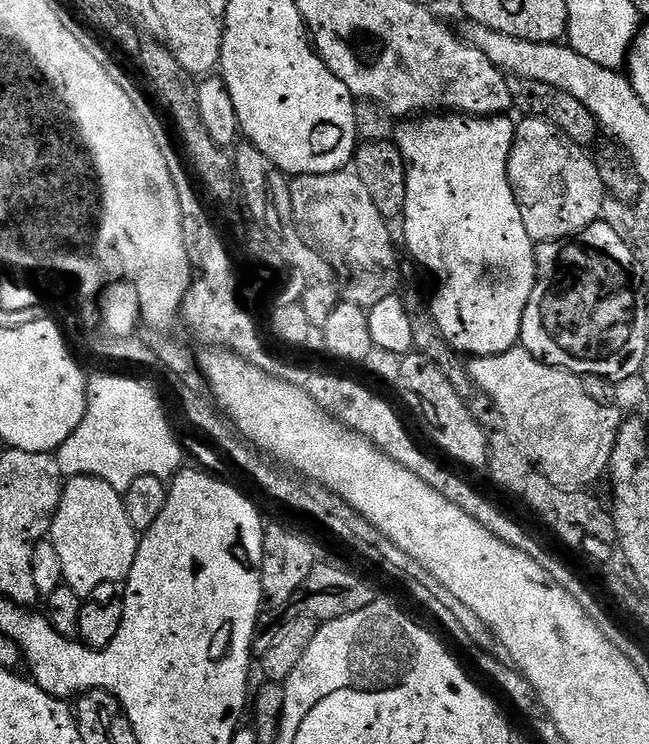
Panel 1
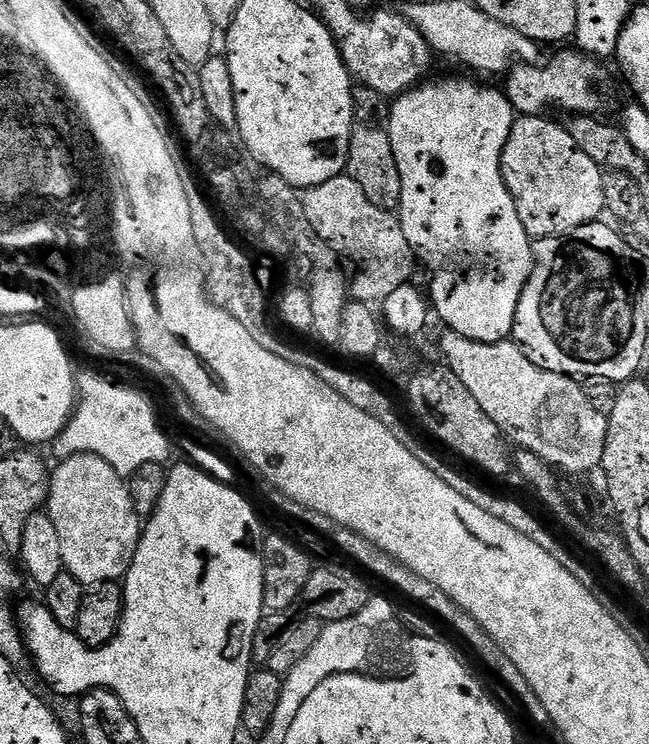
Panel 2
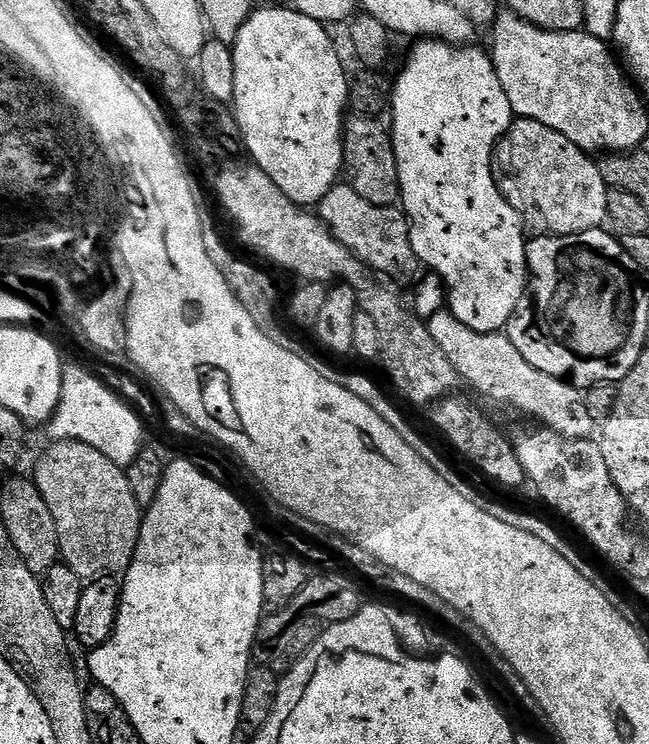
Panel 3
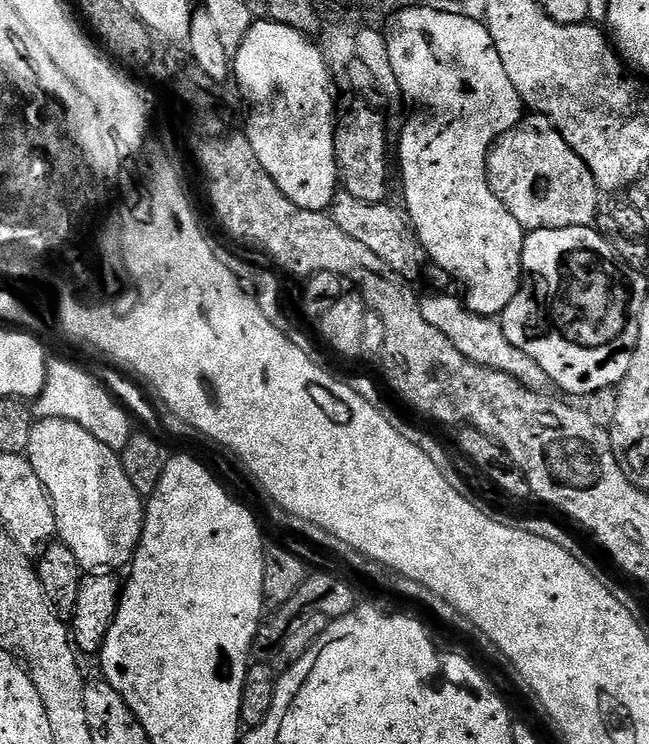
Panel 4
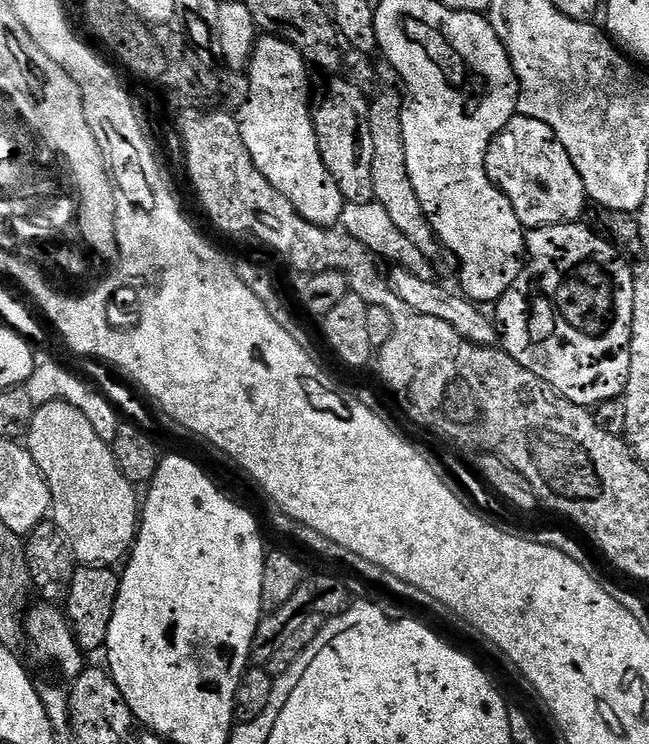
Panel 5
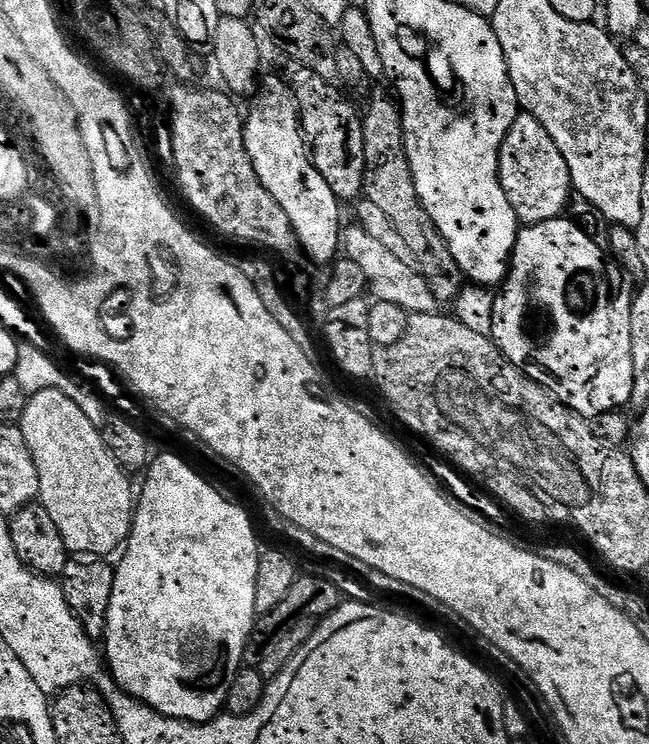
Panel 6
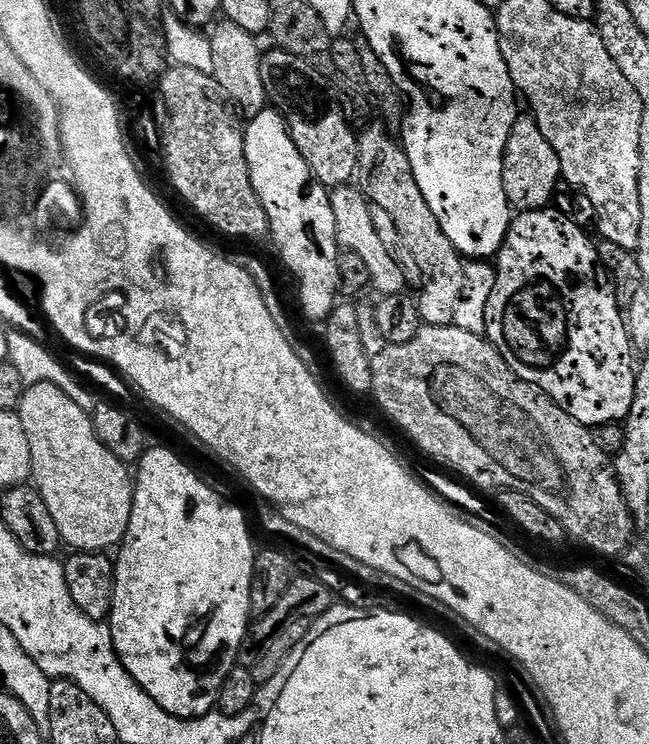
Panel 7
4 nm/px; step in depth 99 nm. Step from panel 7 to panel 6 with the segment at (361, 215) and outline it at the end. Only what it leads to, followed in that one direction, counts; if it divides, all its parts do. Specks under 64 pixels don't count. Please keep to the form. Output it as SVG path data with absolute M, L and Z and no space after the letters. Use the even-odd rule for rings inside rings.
M359 226L353 228L345 227L342 232L342 252L349 260L353 260L362 274L366 274L368 279L367 291L373 292L373 297L382 302L391 302L393 306L402 306L411 315L437 314L441 311L442 303L434 296L430 286L427 285L423 277L412 264L403 264L386 246L382 246L366 230Z

